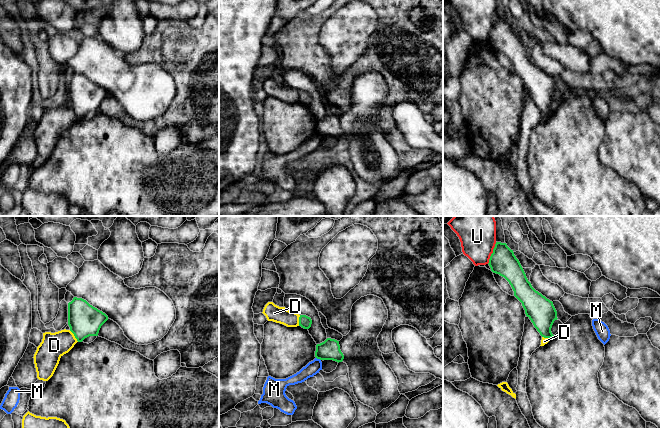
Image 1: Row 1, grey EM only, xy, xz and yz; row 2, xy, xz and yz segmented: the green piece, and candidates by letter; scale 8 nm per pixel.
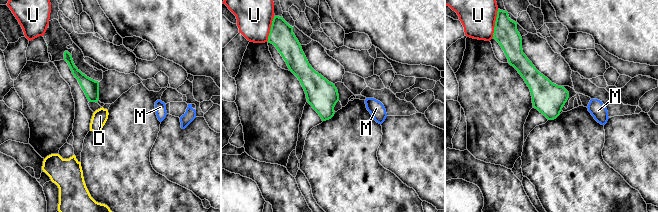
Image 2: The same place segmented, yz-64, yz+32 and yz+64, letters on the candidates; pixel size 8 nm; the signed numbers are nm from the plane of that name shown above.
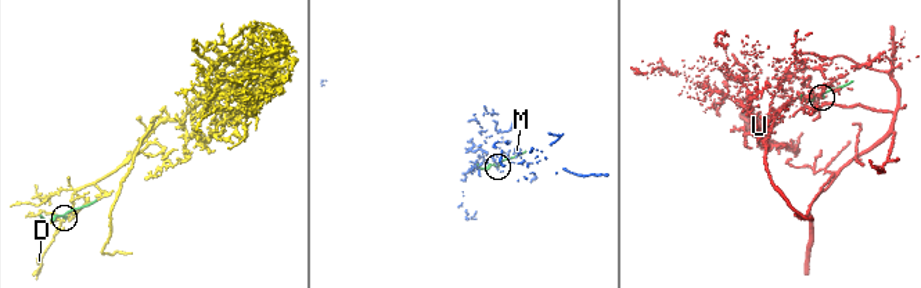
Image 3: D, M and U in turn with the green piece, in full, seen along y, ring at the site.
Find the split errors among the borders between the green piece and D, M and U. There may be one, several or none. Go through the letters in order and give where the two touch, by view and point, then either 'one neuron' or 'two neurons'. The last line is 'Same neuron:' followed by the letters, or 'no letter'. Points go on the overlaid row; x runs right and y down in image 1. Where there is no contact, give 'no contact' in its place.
D: contact xy (74, 335); two neurons
M: contact xz (318, 358); two neurons
U: contact yz (492, 253); two neurons
Same neuron: no letter

